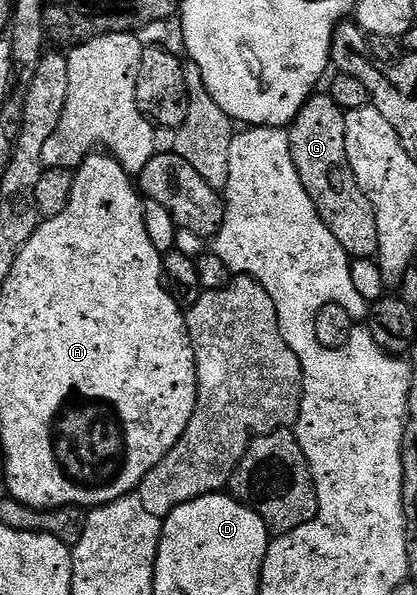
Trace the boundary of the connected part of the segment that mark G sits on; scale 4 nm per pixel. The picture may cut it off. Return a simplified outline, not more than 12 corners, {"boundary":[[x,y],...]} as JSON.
{"boundary":[[328,94],[289,125],[290,161],[346,255],[377,257],[376,214]]}

